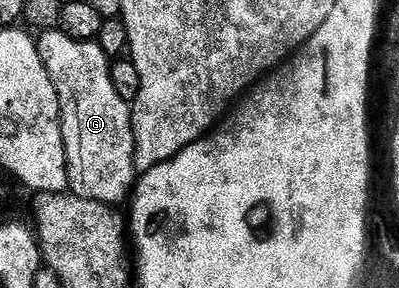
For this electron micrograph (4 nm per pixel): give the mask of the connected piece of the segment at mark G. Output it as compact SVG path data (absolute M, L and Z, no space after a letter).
M61 28L51 29L43 32L37 38L38 54L42 56L44 67L48 71L48 75L52 79L52 83L56 87L56 95L60 103L60 115L62 116L62 134L64 135L64 147L66 148L66 166L68 167L68 175L70 176L69 192L74 193L77 197L84 199L92 199L93 201L101 201L111 207L117 206L117 201L122 196L127 196L128 190L131 190L136 183L136 170L134 167L134 137L133 137L133 119L131 117L131 102L125 101L120 95L120 91L116 91L116 87L112 81L110 74L111 58L106 58L106 53L97 45L97 40L78 41L75 37L70 37L67 33L62 32Z

